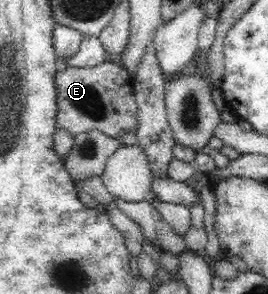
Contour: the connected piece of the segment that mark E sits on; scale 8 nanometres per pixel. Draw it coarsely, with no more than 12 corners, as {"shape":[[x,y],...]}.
{"shape":[[115,59],[58,68],[56,129],[137,131],[128,72]]}

